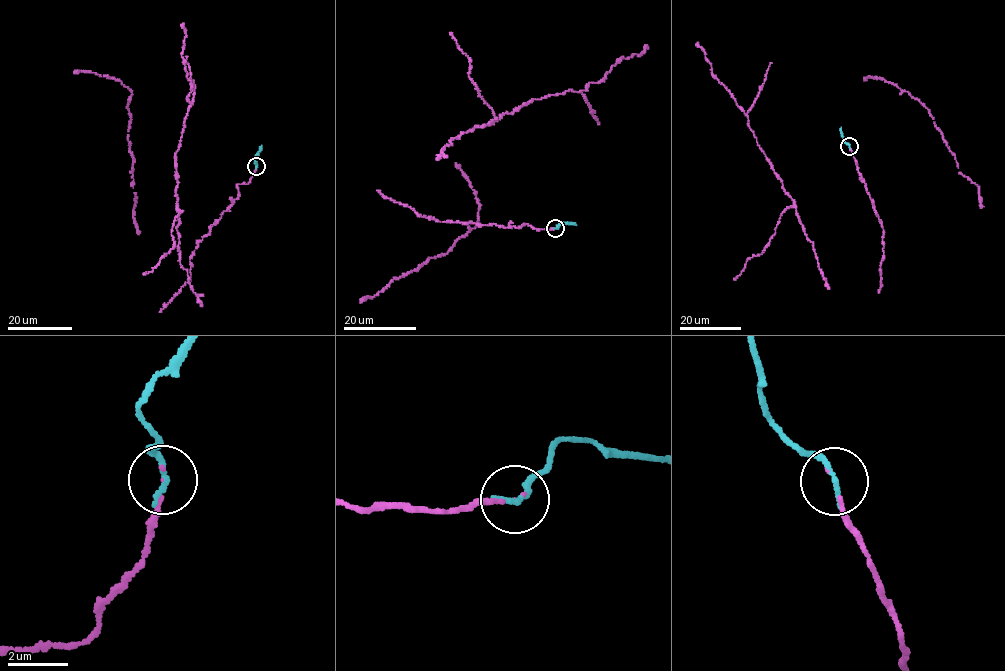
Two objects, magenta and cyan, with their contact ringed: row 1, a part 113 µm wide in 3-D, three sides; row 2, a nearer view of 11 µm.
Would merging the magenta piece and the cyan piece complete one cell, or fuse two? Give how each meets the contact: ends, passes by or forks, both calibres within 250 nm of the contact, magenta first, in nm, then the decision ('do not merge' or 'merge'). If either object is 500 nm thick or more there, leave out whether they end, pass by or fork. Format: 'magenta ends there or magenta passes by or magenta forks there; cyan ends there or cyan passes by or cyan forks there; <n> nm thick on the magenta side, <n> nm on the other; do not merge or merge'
magenta ends there; cyan ends there; 110 nm thick on the magenta side, 200 nm on the other; merge

